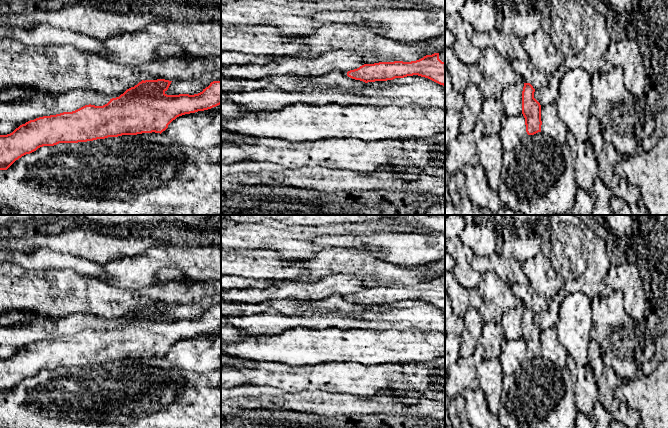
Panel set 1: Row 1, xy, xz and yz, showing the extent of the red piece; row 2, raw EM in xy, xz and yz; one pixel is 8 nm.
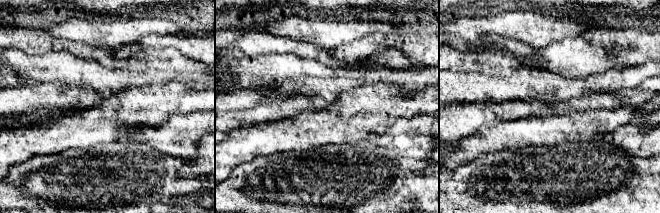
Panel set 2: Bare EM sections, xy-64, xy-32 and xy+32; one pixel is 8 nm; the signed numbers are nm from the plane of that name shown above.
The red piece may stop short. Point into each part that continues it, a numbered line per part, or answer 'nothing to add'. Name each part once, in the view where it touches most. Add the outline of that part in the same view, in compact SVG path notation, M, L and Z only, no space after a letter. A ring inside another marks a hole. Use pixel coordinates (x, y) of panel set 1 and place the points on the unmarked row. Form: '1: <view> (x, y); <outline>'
nothing to add

